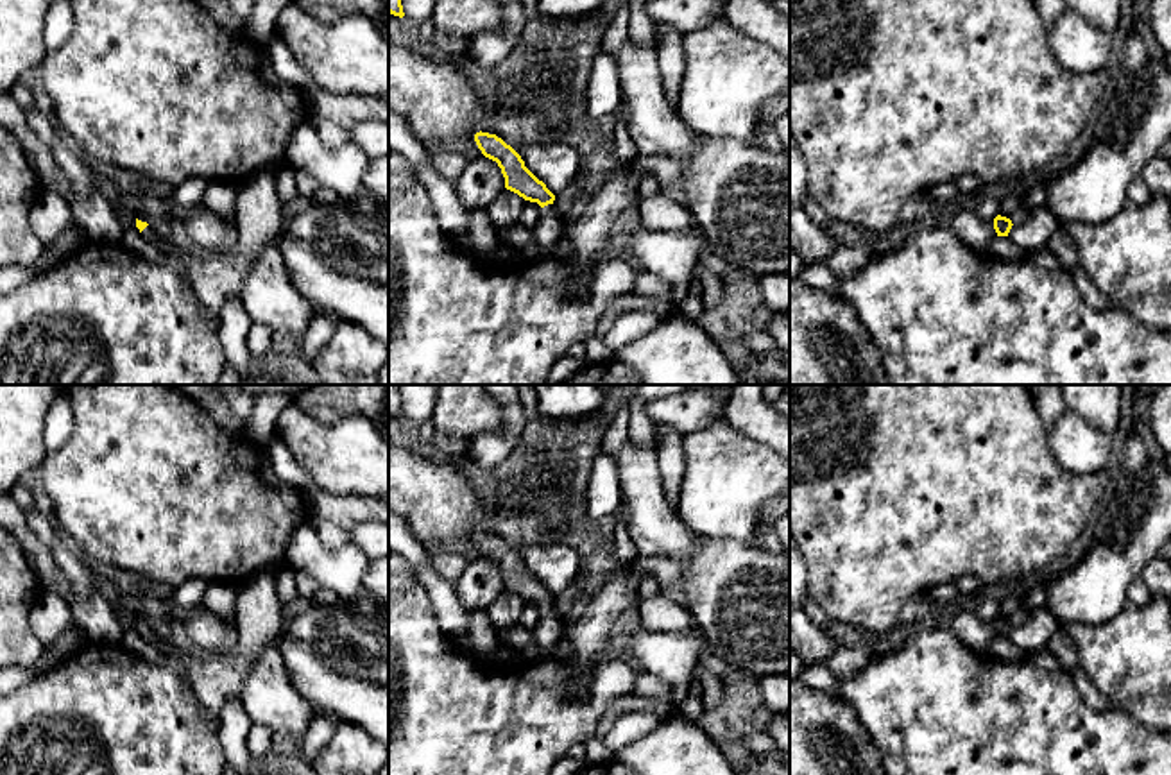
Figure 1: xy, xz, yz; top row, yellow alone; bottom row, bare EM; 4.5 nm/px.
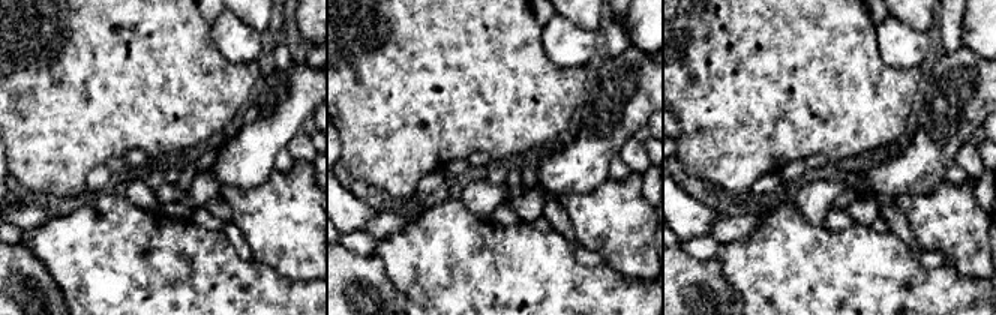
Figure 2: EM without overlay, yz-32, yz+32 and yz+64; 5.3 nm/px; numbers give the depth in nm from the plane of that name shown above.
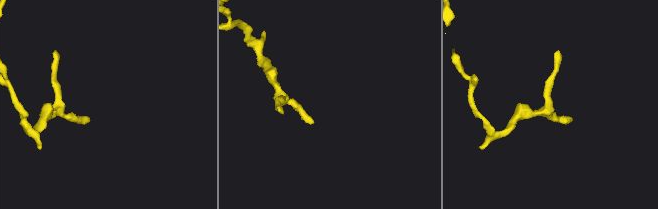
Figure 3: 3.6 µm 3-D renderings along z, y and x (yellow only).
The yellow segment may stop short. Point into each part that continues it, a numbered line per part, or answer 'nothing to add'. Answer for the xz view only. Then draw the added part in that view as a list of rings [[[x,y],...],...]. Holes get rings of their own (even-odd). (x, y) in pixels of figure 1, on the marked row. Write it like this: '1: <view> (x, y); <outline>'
1: xz (548, 231); [[[548,204],[541,208],[541,217],[530,233],[534,234],[534,240],[541,251],[555,251],[564,240],[566,227],[566,215],[560,213],[555,204]]]

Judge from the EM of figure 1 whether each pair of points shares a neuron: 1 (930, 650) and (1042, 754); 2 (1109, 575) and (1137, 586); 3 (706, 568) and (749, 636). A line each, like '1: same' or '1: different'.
1: same
2: different
3: same

